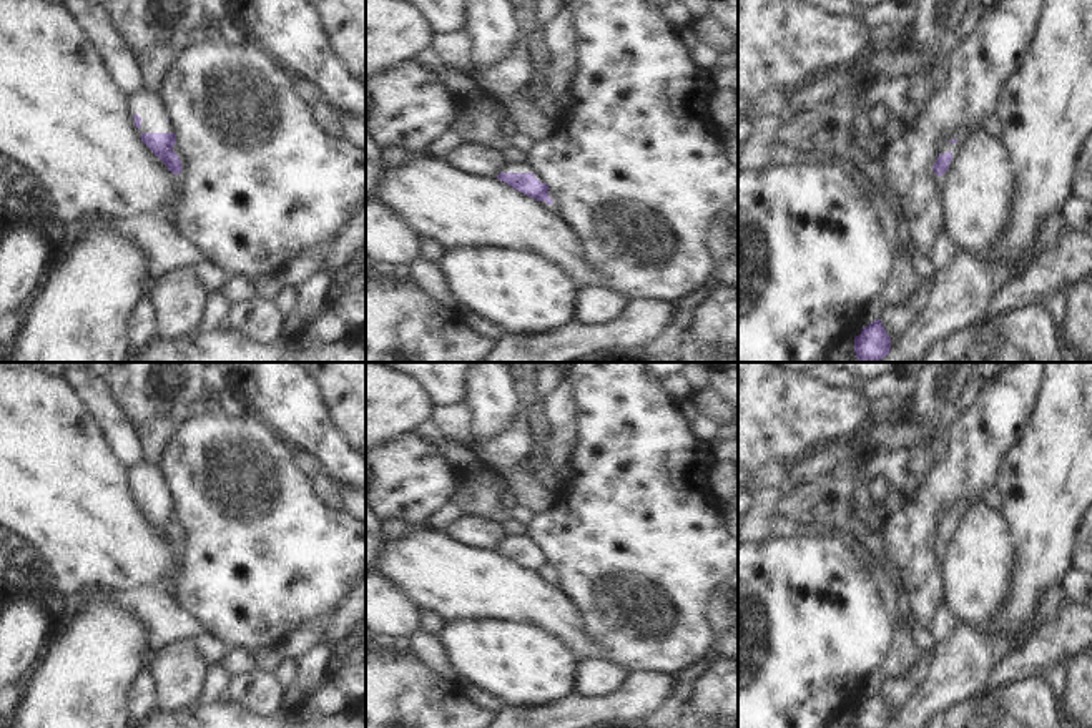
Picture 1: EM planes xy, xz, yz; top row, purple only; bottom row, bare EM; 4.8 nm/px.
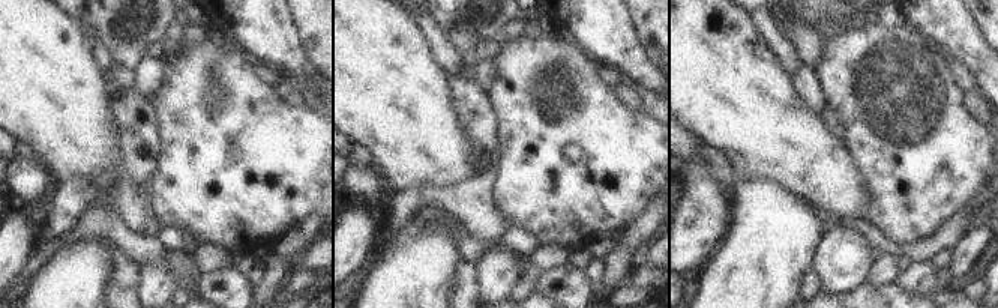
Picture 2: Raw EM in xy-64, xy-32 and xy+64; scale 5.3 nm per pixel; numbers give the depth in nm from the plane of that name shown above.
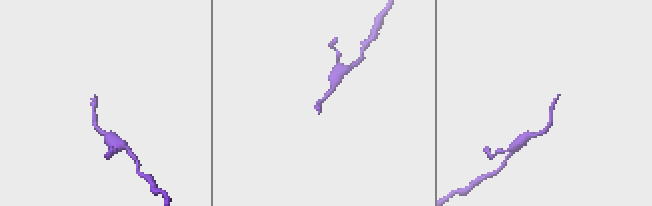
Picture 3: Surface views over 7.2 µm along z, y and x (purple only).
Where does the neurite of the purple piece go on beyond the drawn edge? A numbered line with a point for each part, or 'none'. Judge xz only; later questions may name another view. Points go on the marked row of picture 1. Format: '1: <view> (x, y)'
1: xz (511, 167)

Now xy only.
1: xy (147, 103)

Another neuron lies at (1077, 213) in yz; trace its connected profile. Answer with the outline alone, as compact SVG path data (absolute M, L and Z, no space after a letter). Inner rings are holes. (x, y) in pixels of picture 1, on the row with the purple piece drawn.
M1072 194L1062 208L1065 226L1092 236L1092 203Z

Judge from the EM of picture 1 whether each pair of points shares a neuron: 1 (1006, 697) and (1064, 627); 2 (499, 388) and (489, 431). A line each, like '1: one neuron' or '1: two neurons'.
1: two neurons
2: one neuron

